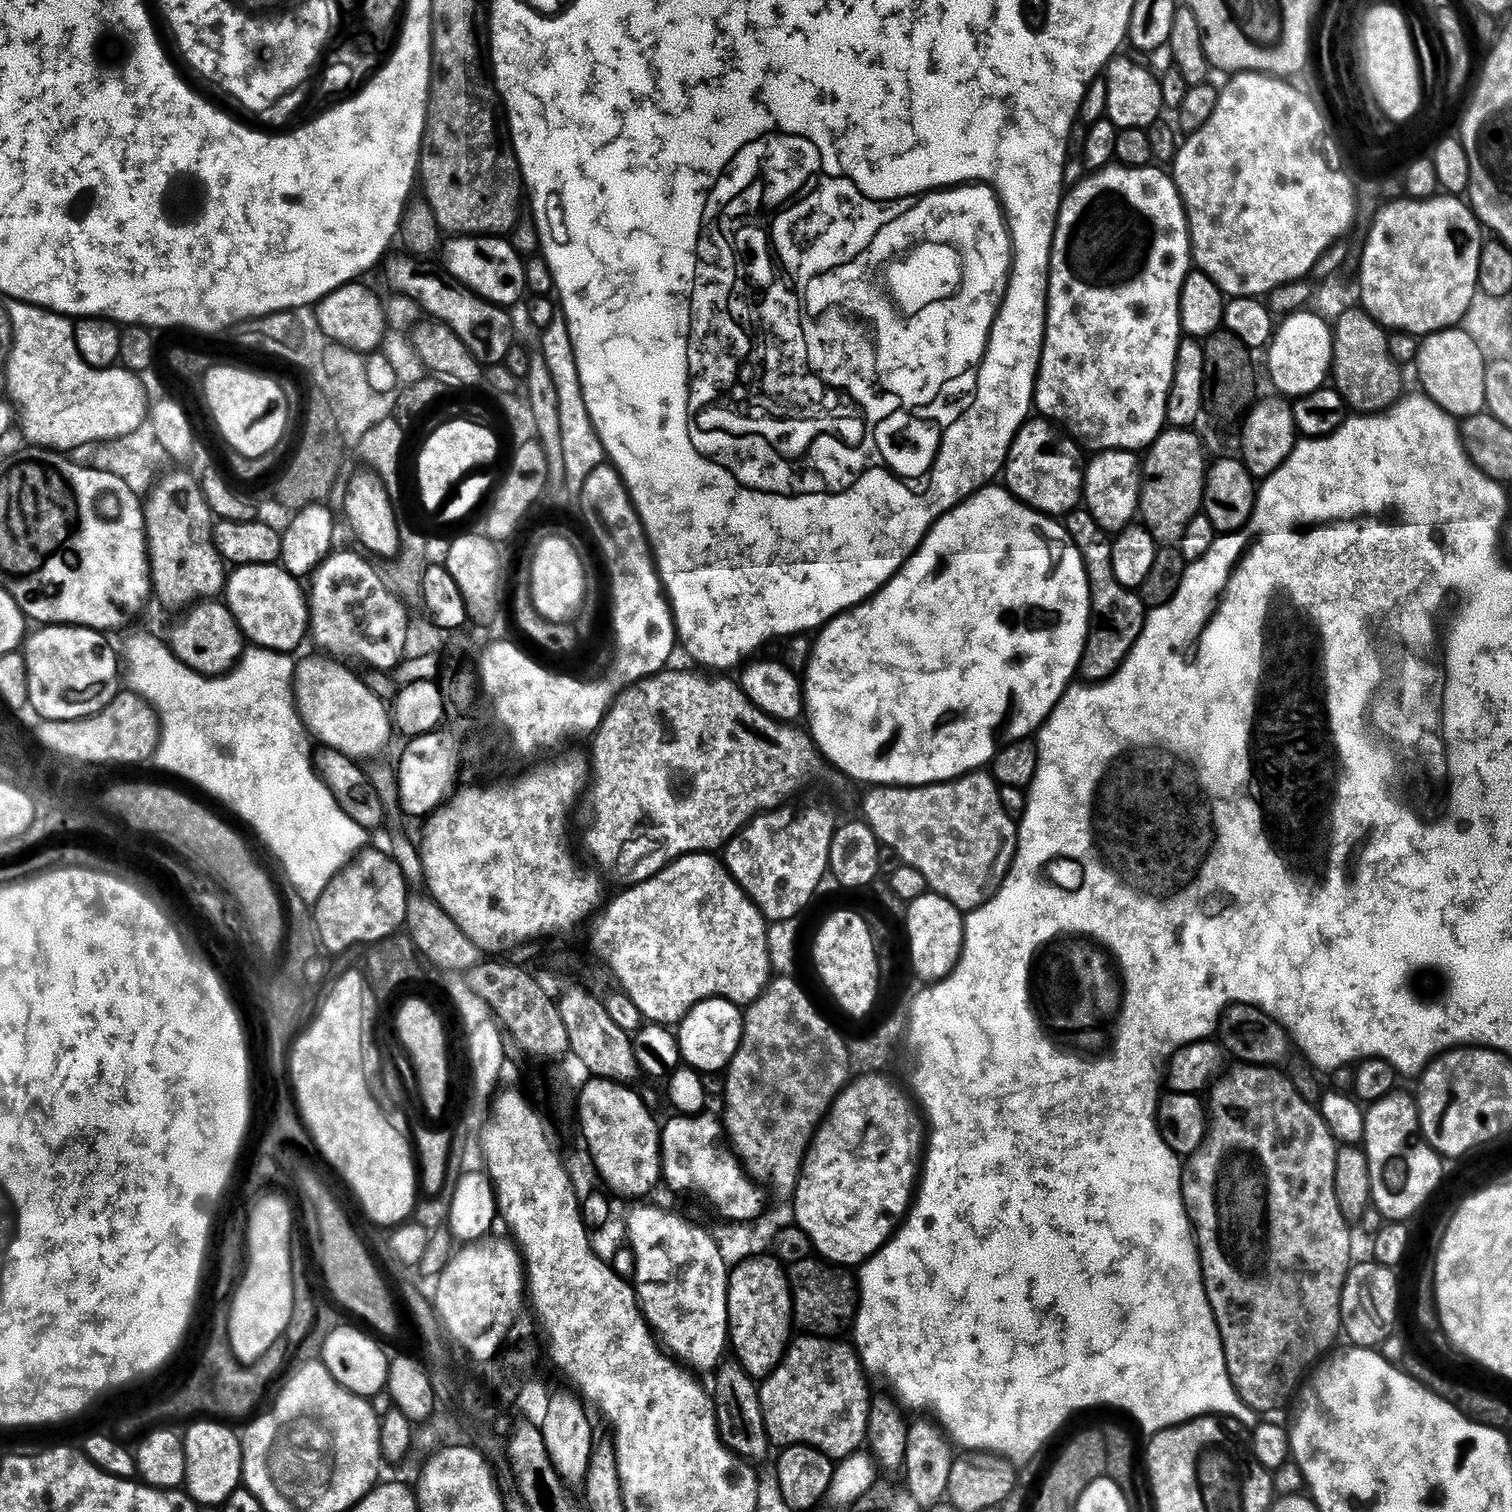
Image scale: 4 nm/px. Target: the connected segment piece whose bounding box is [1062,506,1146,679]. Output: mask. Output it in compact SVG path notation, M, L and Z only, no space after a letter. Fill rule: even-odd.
M1081 506L1063 517L1062 523L1064 529L1070 534L1074 546L1078 546L1078 550L1082 554L1082 562L1090 586L1090 602L1092 603L1092 618L1088 630L1088 640L1084 644L1084 653L1080 659L1078 672L1081 677L1101 676L1104 679L1107 673L1112 671L1112 668L1119 663L1120 656L1124 654L1124 651L1127 651L1128 644L1132 643L1136 635L1144 632L1146 607L1144 608L1144 600L1139 596L1141 594L1139 591L1127 588L1115 577L1113 555L1111 553L1113 537L1102 526L1098 526L1094 514L1090 514L1087 508Z

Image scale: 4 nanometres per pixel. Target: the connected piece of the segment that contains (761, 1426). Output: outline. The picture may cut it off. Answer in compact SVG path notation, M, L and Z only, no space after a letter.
M728 1358L721 1361L714 1379L716 1379L716 1422L720 1439L739 1459L747 1463L763 1465L772 1451L772 1443L765 1428L764 1415L761 1412L760 1391L755 1379L749 1376L740 1361Z

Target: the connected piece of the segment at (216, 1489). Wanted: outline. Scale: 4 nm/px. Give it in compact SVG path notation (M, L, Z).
M200 1420L183 1433L185 1450L186 1491L197 1505L220 1504L227 1502L242 1488L244 1478L244 1445L239 1435L235 1436L224 1424L212 1420Z

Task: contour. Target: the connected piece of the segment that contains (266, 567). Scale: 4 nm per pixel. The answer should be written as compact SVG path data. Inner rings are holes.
M279 563L246 564L237 567L233 572L236 573L234 573L233 576L231 573L231 575L229 575L226 580L226 603L232 612L232 617L234 617L237 622L239 622L240 631L243 632L245 637L247 637L247 639L251 641L251 643L257 648L269 648L271 652L283 652L285 654L295 653L295 648L298 647L299 644L303 642L303 640L306 640L306 637L310 632L310 600L306 595L305 589L304 592L302 589L300 589L301 581L297 579L297 577L291 576L291 574L287 572L286 569L283 568L283 566L281 566Z

